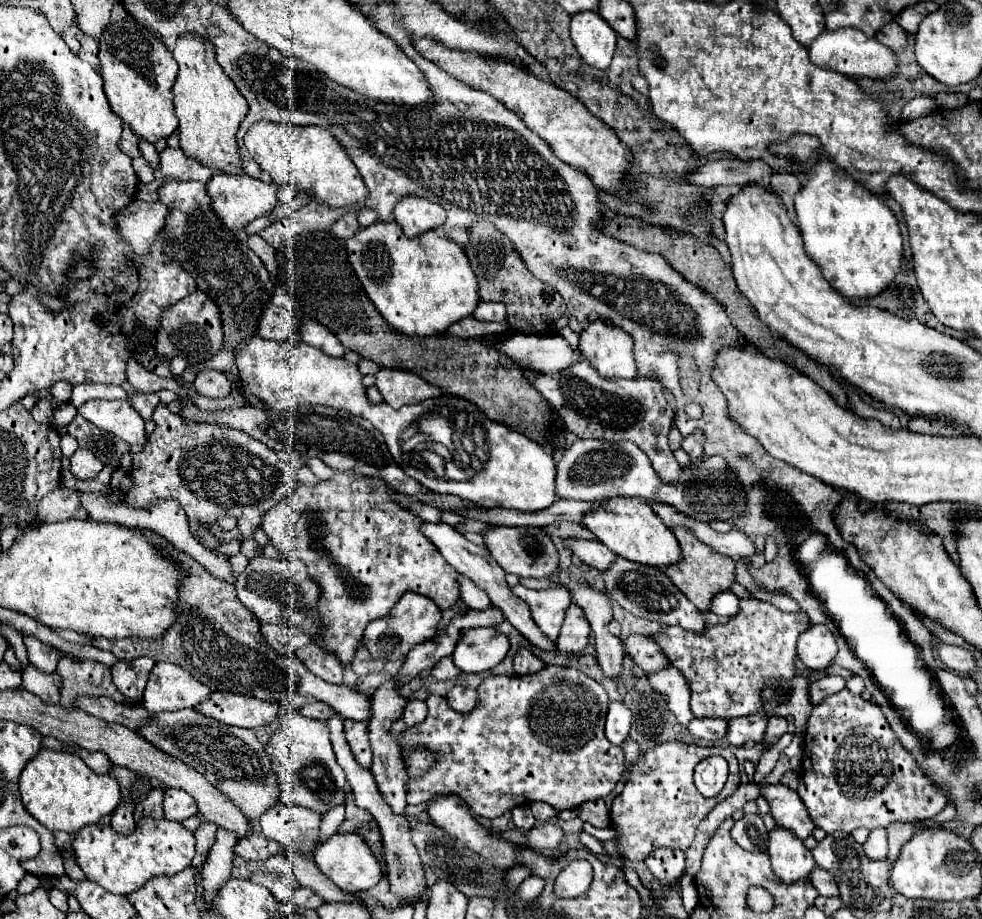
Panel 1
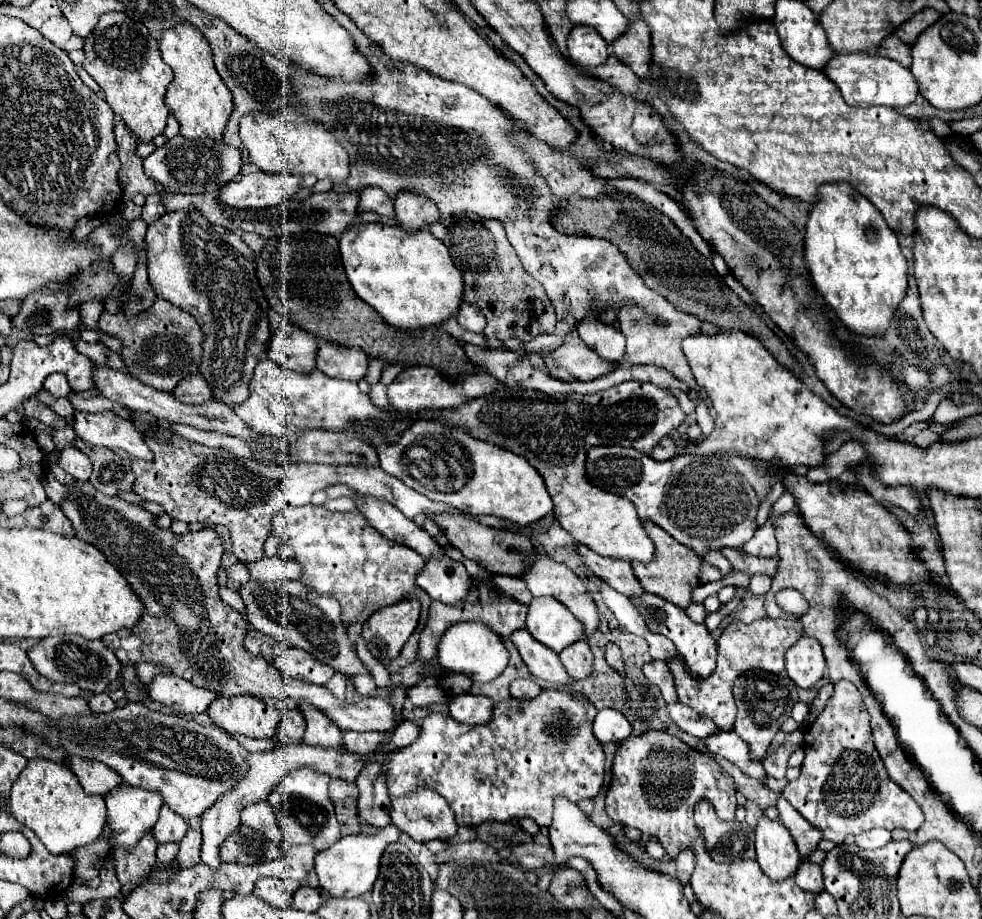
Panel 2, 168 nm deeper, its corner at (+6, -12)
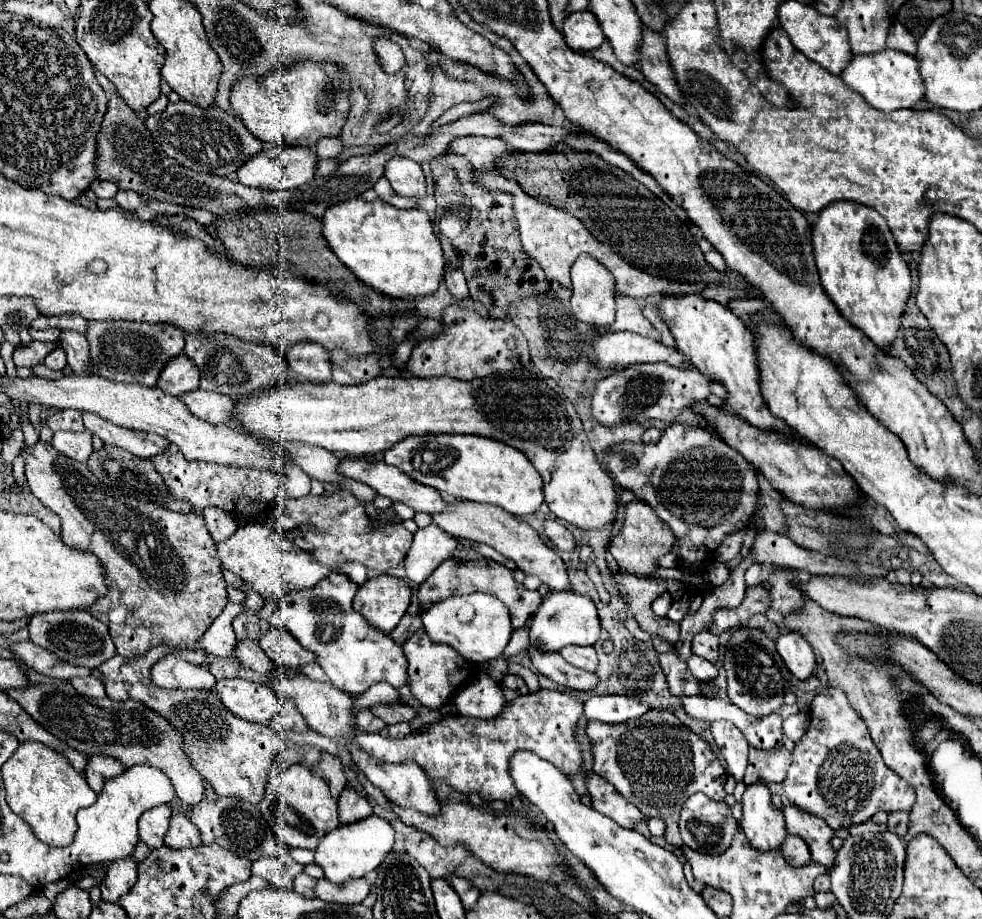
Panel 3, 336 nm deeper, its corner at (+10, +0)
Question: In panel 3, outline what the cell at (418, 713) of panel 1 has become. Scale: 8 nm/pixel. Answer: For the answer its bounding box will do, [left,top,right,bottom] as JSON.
[380,722,412,738]

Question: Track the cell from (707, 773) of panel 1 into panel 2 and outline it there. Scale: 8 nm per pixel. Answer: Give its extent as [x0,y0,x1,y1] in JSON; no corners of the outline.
[694,802,752,862]

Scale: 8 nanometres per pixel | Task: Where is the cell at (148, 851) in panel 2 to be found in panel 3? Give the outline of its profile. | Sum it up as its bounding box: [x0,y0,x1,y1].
[102,856,138,902]

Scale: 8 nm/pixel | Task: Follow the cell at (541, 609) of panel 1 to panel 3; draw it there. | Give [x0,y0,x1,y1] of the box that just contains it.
[530,592,600,652]

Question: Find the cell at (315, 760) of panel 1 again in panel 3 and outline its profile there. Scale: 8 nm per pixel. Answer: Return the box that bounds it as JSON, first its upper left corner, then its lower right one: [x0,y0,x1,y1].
[258,764,340,850]

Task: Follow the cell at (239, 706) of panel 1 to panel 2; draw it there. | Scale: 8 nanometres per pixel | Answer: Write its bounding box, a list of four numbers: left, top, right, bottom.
[208,694,282,738]

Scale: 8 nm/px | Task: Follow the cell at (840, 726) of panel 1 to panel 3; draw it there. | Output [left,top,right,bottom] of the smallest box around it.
[782,688,916,830]

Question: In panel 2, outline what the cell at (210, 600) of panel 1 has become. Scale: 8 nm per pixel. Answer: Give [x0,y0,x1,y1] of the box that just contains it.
[60,482,398,734]

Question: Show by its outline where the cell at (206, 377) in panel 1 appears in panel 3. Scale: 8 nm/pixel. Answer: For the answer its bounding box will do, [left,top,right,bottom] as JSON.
[158,354,200,396]

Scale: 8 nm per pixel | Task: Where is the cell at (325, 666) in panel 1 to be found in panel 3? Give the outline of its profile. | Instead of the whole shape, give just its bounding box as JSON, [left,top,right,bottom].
[260,628,316,668]

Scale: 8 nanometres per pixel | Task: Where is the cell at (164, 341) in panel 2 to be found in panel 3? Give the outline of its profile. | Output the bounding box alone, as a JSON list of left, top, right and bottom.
[86,320,186,388]

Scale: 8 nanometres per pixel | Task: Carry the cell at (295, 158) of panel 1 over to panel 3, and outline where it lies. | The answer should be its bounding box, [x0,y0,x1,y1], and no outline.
[230,62,348,146]

